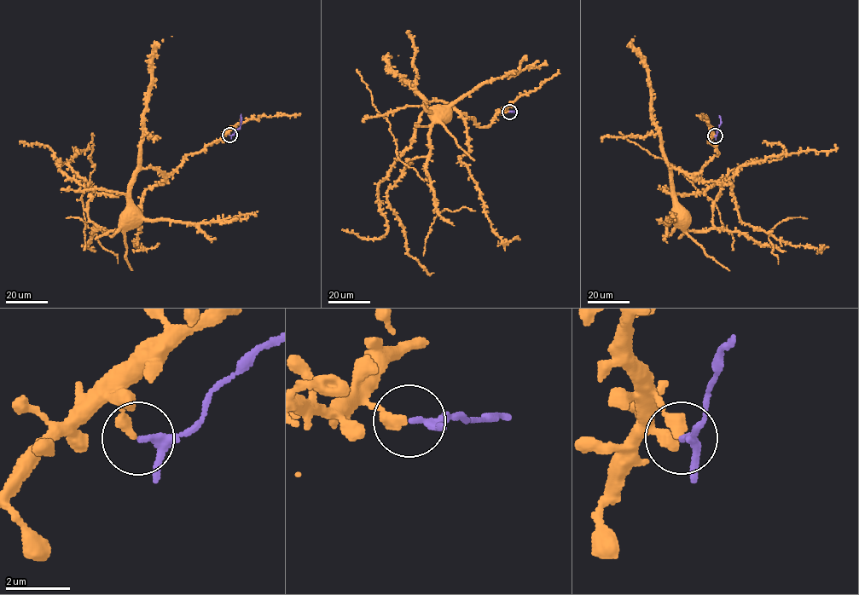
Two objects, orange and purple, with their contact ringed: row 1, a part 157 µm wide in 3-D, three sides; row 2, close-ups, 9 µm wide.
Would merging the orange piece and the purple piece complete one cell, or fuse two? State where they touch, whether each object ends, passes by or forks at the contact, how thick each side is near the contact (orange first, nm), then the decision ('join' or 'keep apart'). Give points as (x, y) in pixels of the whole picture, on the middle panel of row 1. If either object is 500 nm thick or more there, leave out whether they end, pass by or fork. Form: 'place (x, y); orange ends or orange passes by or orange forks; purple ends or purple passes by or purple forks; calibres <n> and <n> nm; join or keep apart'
place (509, 112); orange ends; purple passes by; calibres 360 and 160 nm; keep apart

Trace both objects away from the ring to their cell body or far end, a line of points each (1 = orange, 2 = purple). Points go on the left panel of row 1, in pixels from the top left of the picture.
1: (229, 135), (226, 132), (200, 151), (187, 154), (171, 173), (142, 168), (130, 191), (133, 216)
2: (229, 135), (240, 127), (241, 114)

